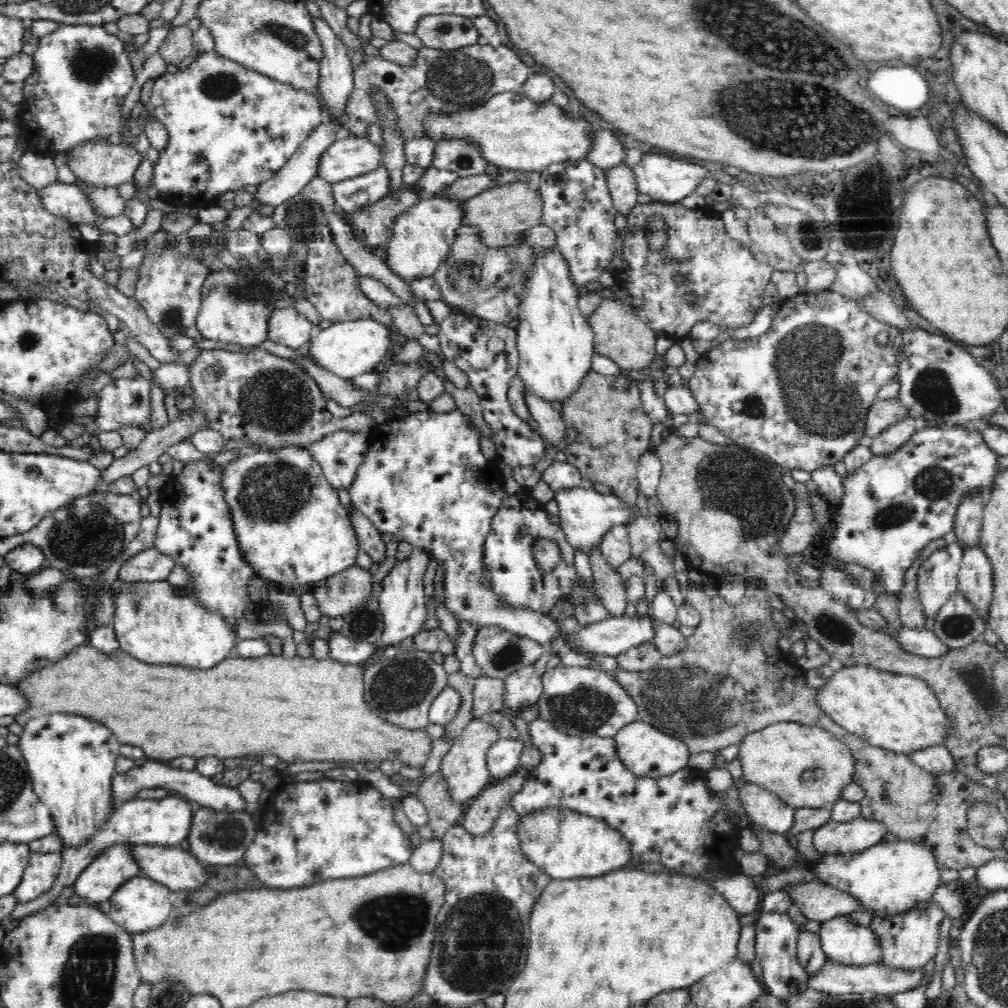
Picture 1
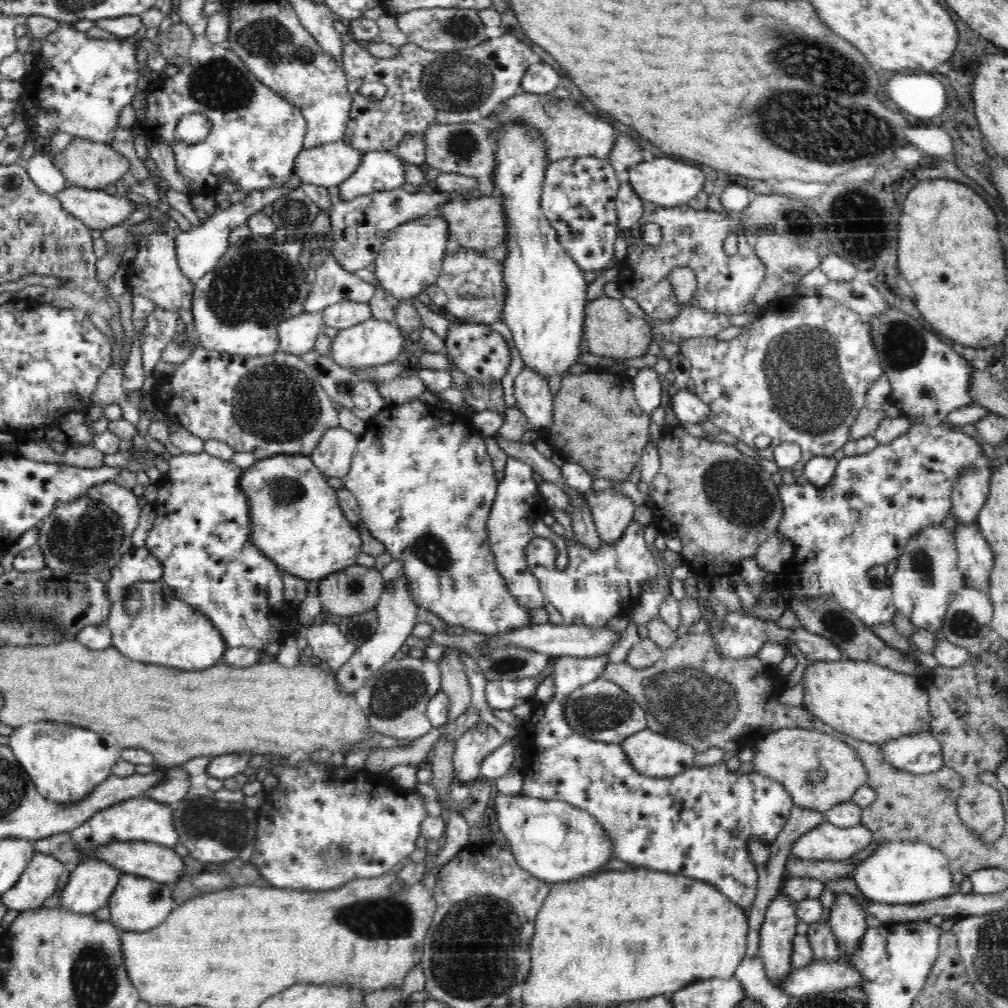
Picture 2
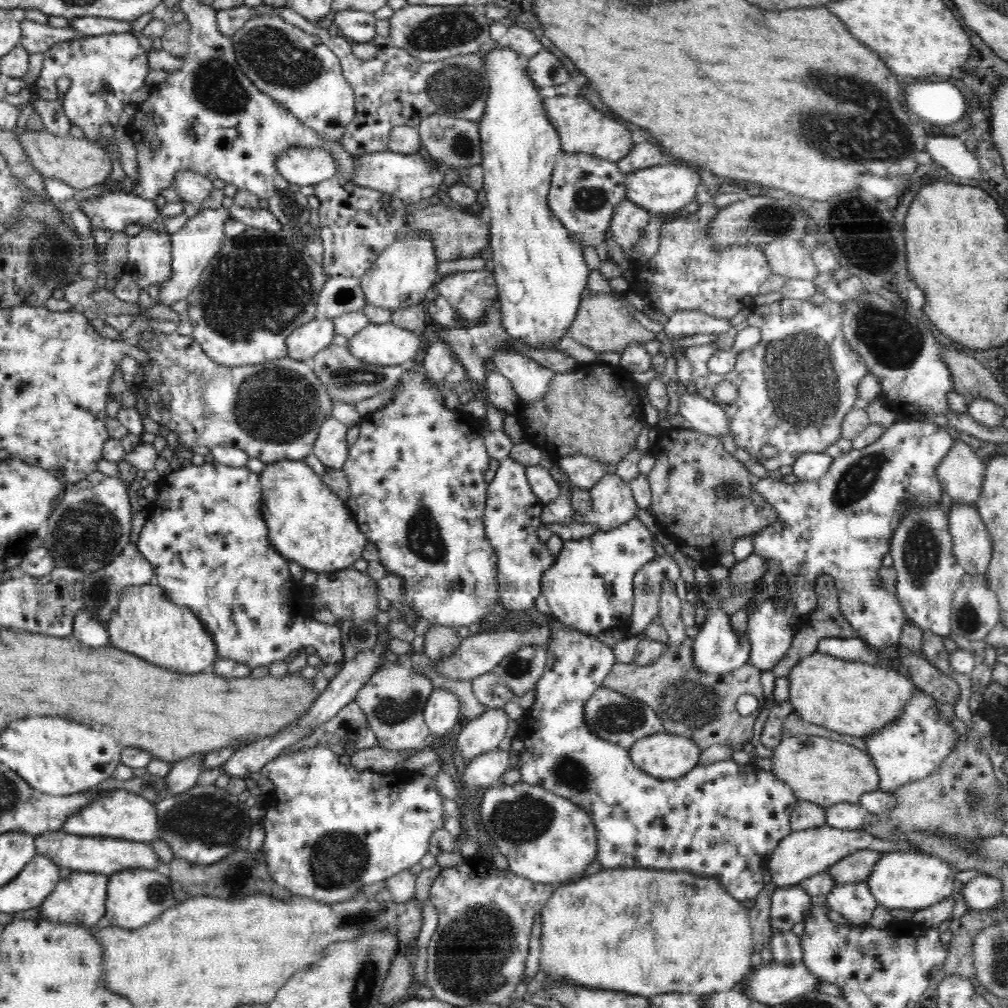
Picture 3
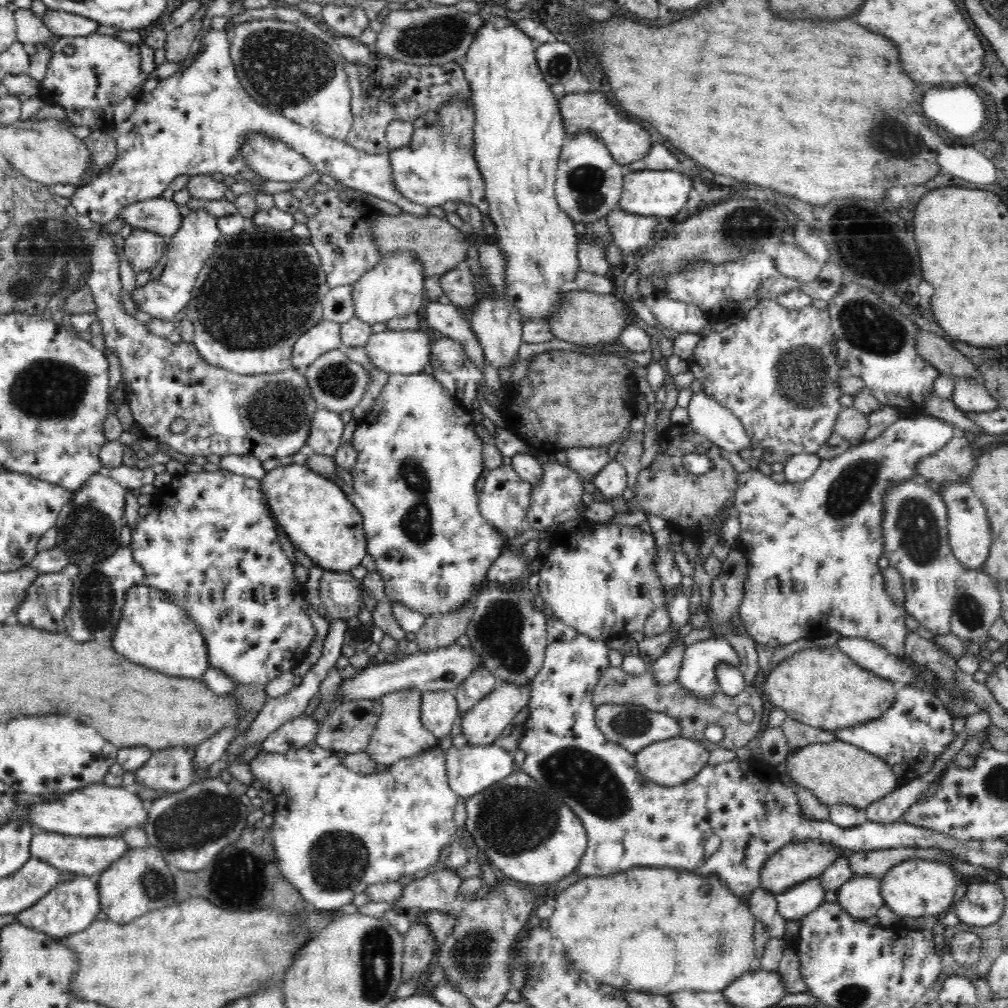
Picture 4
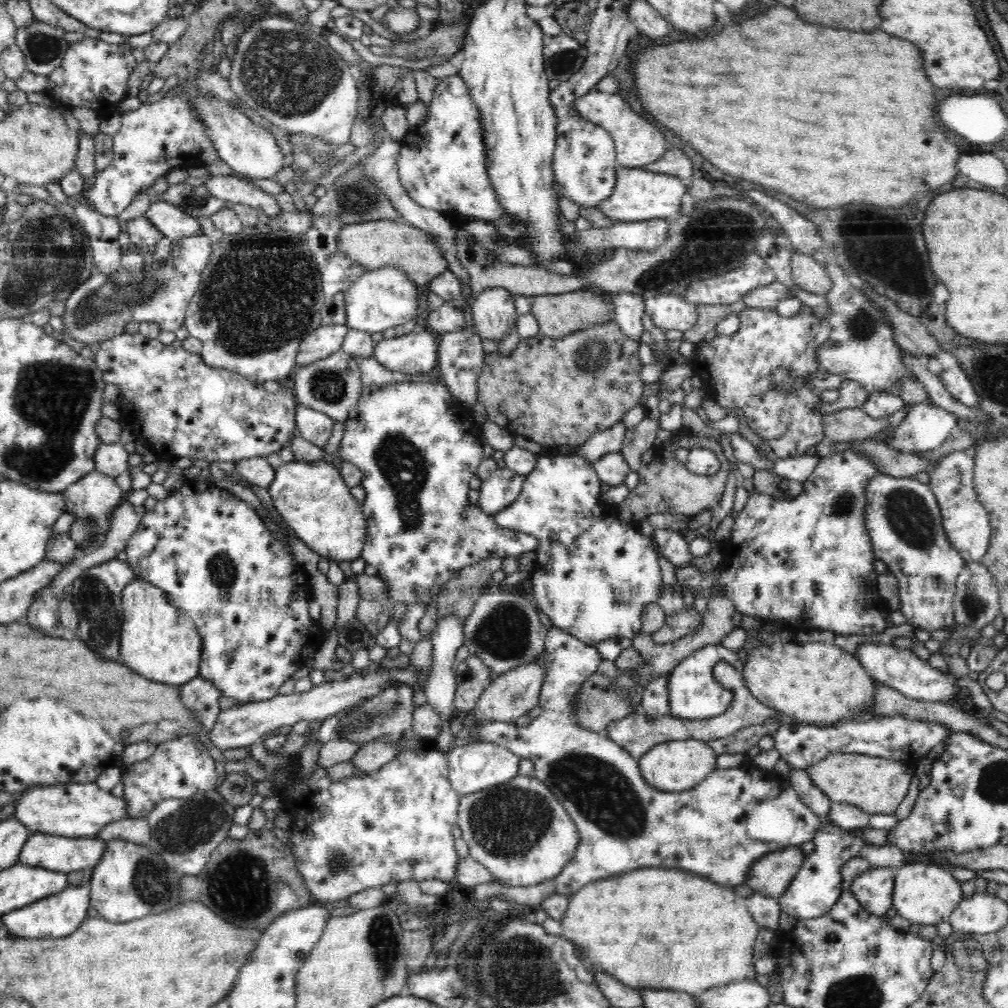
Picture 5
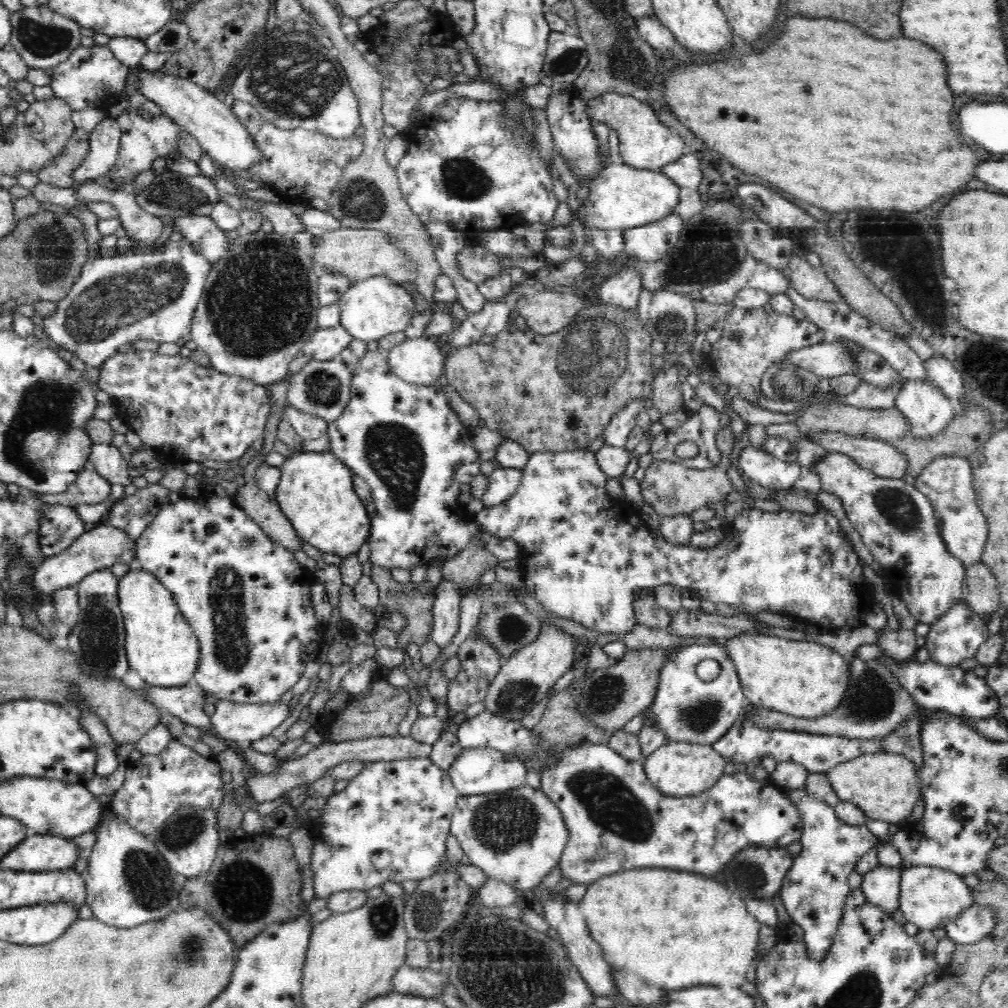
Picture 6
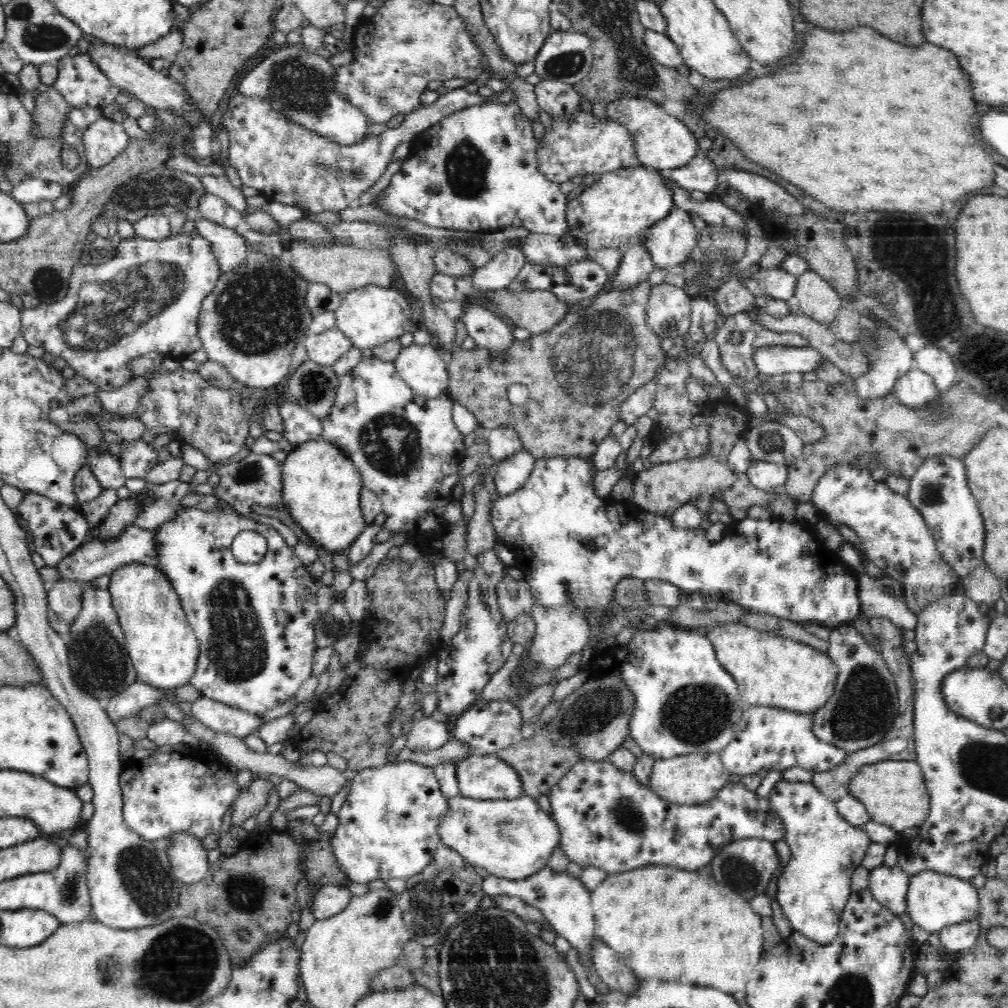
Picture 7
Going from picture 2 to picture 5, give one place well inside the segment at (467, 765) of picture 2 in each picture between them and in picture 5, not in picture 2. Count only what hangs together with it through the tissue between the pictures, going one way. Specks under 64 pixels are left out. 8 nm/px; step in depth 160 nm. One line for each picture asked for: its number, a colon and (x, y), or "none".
3: (483, 734)
4: (482, 725)
5: (513, 693)

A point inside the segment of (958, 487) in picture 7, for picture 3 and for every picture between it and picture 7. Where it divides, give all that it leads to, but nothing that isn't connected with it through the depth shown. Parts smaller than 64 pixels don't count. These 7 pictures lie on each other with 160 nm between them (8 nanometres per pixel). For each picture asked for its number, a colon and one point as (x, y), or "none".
3: (972, 547)
4: (969, 534)
5: (966, 525)
6: (947, 481)

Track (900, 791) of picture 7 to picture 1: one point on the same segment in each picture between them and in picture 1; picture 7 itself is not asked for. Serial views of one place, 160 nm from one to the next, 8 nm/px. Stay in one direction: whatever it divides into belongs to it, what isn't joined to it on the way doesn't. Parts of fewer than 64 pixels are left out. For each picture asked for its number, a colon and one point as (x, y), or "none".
1: (805, 766)
2: (818, 770)
3: (820, 770)
4: (837, 773)
5: (877, 785)
6: (885, 786)

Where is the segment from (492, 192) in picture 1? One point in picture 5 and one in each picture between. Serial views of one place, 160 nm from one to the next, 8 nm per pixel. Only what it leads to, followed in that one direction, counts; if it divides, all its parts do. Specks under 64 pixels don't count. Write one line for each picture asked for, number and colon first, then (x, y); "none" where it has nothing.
2: (479, 224)
3: (456, 234)
4: (439, 246)
5: (375, 244)

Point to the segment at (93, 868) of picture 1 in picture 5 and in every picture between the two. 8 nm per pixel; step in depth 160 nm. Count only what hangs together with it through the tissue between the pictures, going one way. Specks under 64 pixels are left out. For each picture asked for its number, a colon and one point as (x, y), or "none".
2: (90, 885)
3: (80, 899)
4: (71, 906)
5: (58, 915)

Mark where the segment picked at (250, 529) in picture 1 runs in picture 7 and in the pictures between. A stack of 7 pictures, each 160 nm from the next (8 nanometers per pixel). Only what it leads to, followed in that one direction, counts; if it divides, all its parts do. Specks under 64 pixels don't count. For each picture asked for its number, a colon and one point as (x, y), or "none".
2: (297, 522)
3: (307, 522)
4: (318, 517)
5: (313, 499)
6: (316, 492)
7: (321, 488)

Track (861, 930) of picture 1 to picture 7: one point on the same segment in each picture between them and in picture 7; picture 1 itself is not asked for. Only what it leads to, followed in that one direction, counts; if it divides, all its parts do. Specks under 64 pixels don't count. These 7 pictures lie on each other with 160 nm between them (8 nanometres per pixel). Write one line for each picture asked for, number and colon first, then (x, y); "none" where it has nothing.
2: (847, 918)
3: (854, 901)
4: (860, 896)
5: (874, 888)
6: (881, 886)
7: (889, 885)

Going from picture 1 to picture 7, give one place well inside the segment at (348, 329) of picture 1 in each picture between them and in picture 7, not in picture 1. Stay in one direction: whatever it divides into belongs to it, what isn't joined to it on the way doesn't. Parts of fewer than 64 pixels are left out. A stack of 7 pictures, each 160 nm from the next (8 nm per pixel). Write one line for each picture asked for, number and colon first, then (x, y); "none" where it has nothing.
2: (374, 342)
3: (386, 344)
4: (394, 351)
5: (415, 353)
6: (420, 361)
7: (423, 368)

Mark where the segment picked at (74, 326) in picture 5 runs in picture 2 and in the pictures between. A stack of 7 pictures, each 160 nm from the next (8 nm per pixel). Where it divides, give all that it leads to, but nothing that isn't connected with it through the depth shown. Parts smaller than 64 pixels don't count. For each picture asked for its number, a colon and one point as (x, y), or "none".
2: (198, 250)
3: (193, 247)
4: (196, 240)

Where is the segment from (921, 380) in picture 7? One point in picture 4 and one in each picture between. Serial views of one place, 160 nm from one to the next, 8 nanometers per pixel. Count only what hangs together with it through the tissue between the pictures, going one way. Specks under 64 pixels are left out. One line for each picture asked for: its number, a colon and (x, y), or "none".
4: (813, 546)
5: (925, 426)
6: (927, 409)

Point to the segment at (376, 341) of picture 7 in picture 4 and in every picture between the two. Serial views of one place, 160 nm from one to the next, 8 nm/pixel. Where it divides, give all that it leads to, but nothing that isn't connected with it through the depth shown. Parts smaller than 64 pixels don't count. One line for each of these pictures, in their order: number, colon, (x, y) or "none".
4: (395, 287)
5: (383, 298)
6: (372, 308)

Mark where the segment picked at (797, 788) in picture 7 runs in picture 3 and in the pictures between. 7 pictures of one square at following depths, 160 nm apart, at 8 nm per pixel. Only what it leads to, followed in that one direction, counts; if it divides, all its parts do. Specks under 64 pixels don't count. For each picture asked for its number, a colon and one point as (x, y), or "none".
3: (789, 905)
4: (797, 901)
5: (817, 886)
6: (814, 891)

